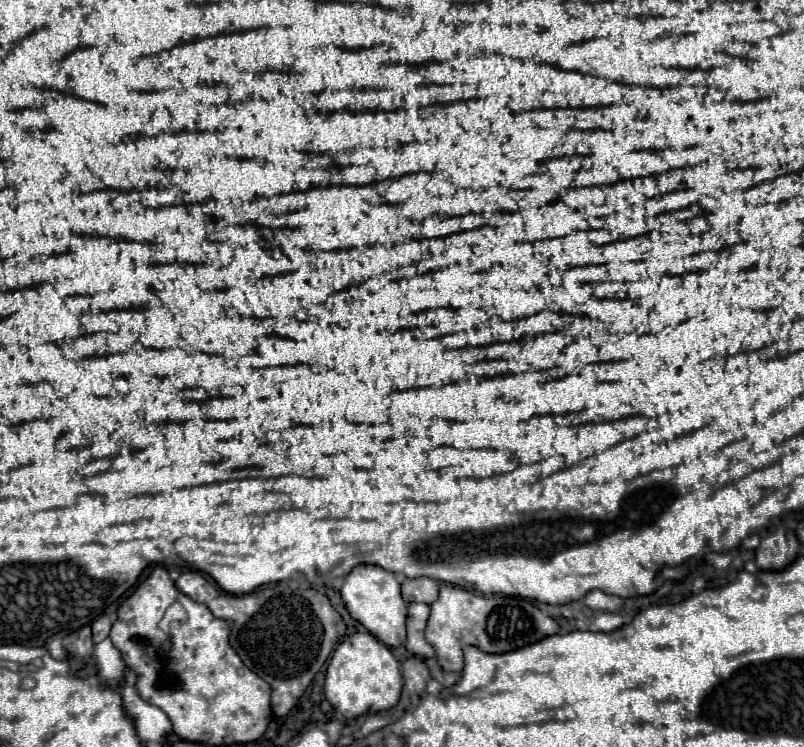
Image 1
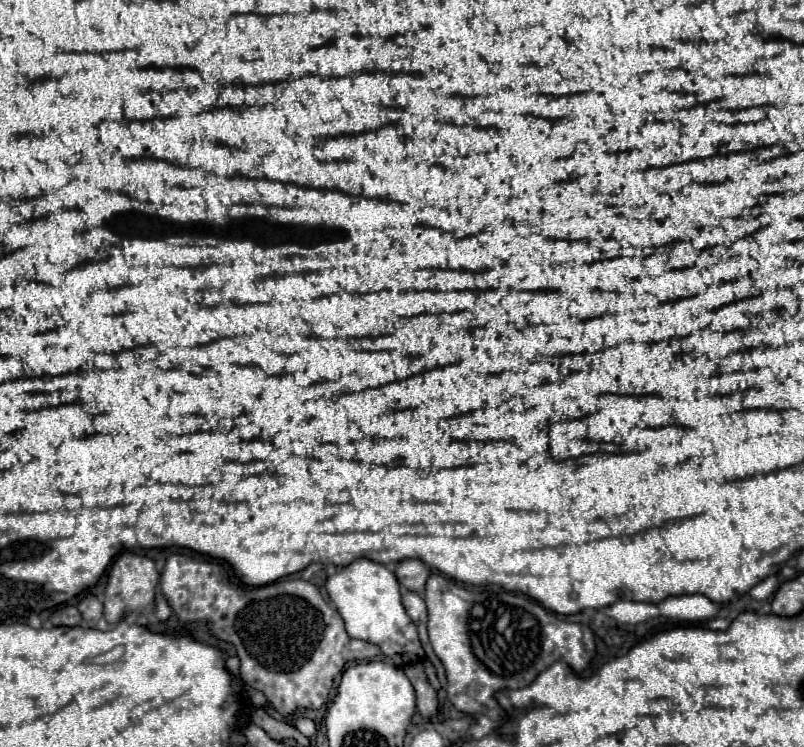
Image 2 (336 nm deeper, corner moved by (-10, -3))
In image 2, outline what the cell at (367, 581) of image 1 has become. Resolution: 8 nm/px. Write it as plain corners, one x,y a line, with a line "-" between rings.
356,559
354,563
338,569
332,577
328,577
326,591
332,603
338,607
350,637
378,645
386,657
400,661
396,665
406,665
410,659
412,663
424,659
418,631
402,607
400,585
390,567
372,559

